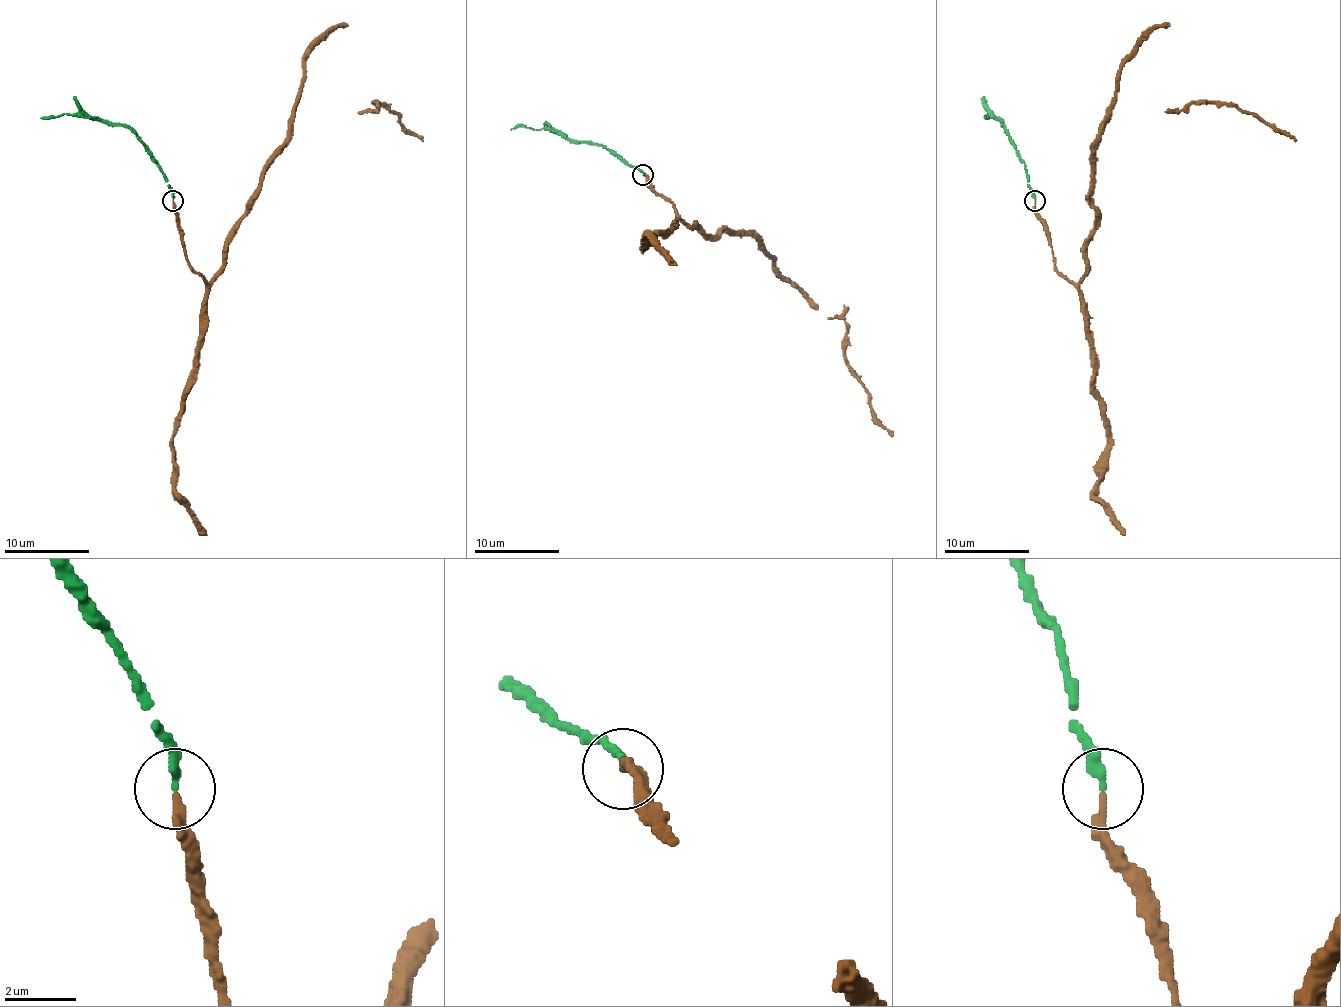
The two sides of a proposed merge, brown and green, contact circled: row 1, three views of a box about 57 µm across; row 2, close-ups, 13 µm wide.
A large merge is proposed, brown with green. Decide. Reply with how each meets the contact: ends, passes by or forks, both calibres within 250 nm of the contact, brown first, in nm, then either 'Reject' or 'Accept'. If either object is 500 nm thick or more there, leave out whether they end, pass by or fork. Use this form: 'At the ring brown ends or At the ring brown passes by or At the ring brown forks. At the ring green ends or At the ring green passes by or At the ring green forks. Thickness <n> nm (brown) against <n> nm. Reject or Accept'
At the ring brown ends. At the ring green ends. Thickness 280 nm (brown) against 260 nm. Accept

